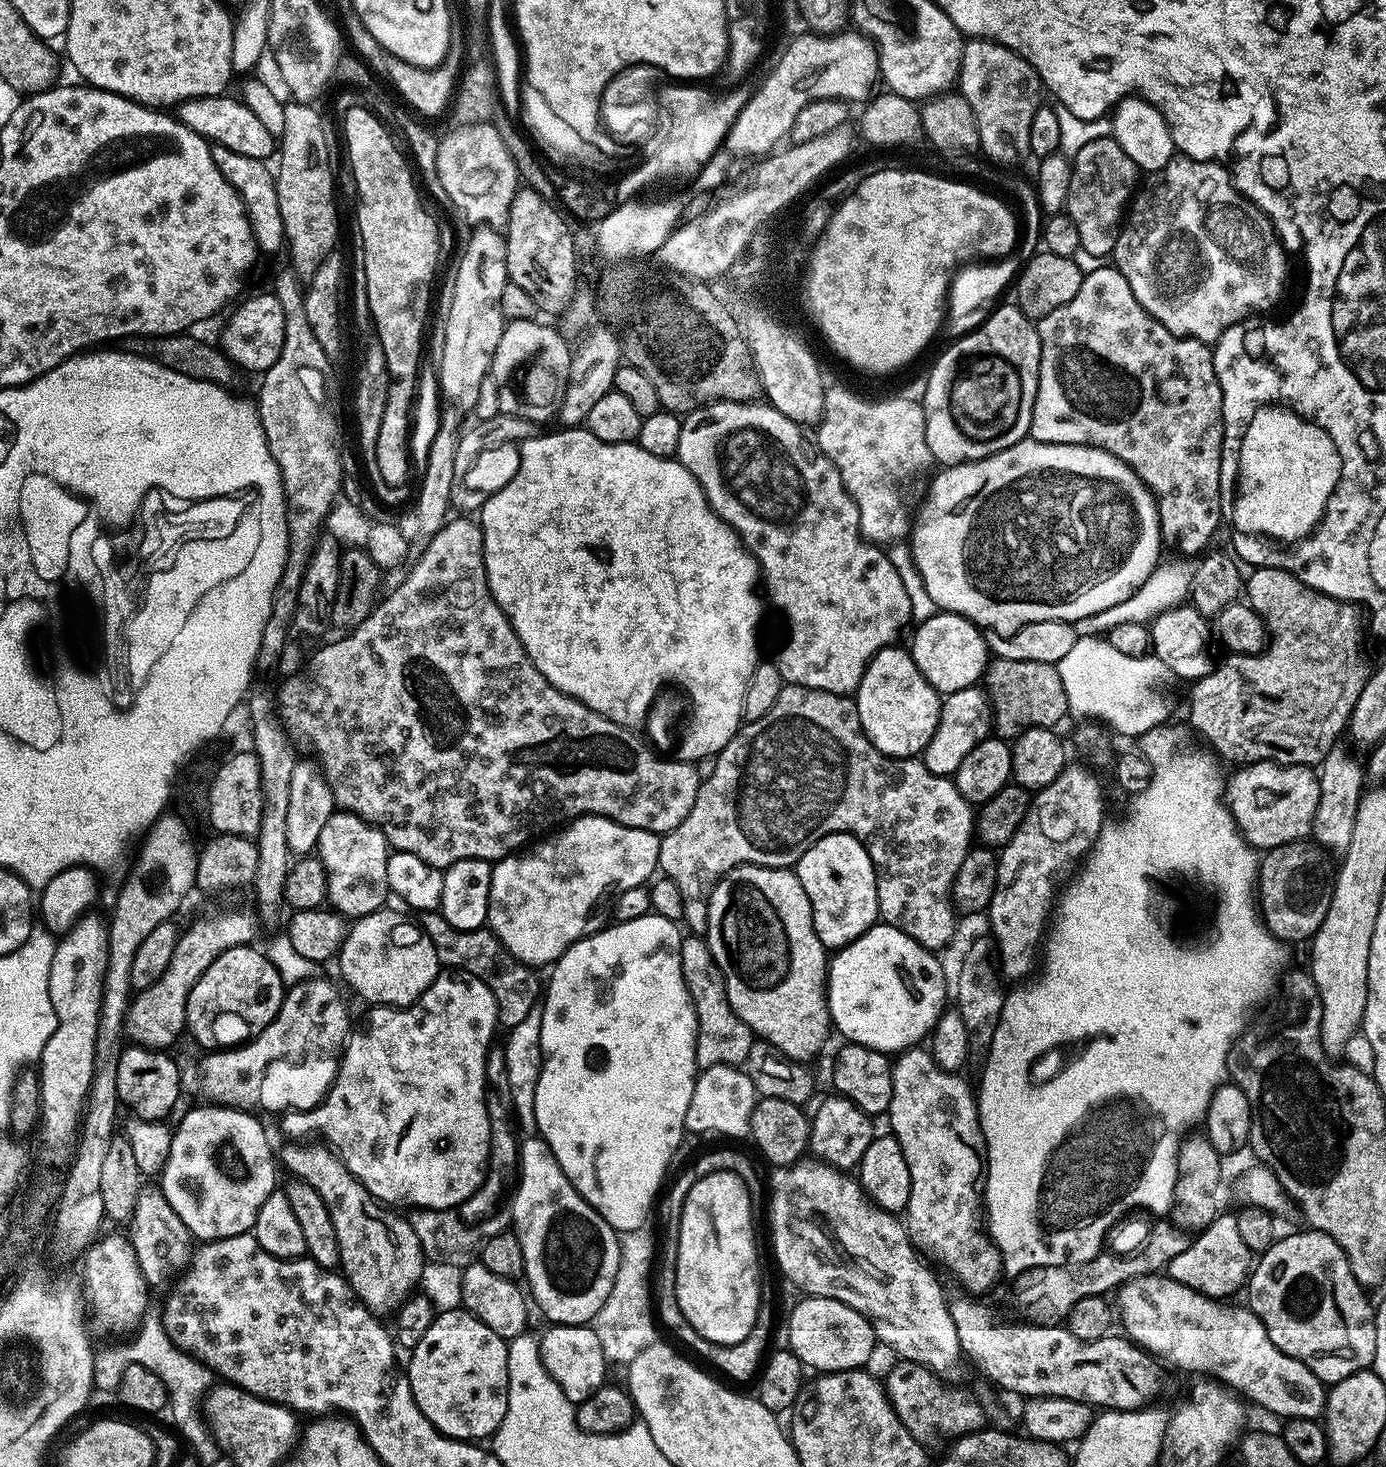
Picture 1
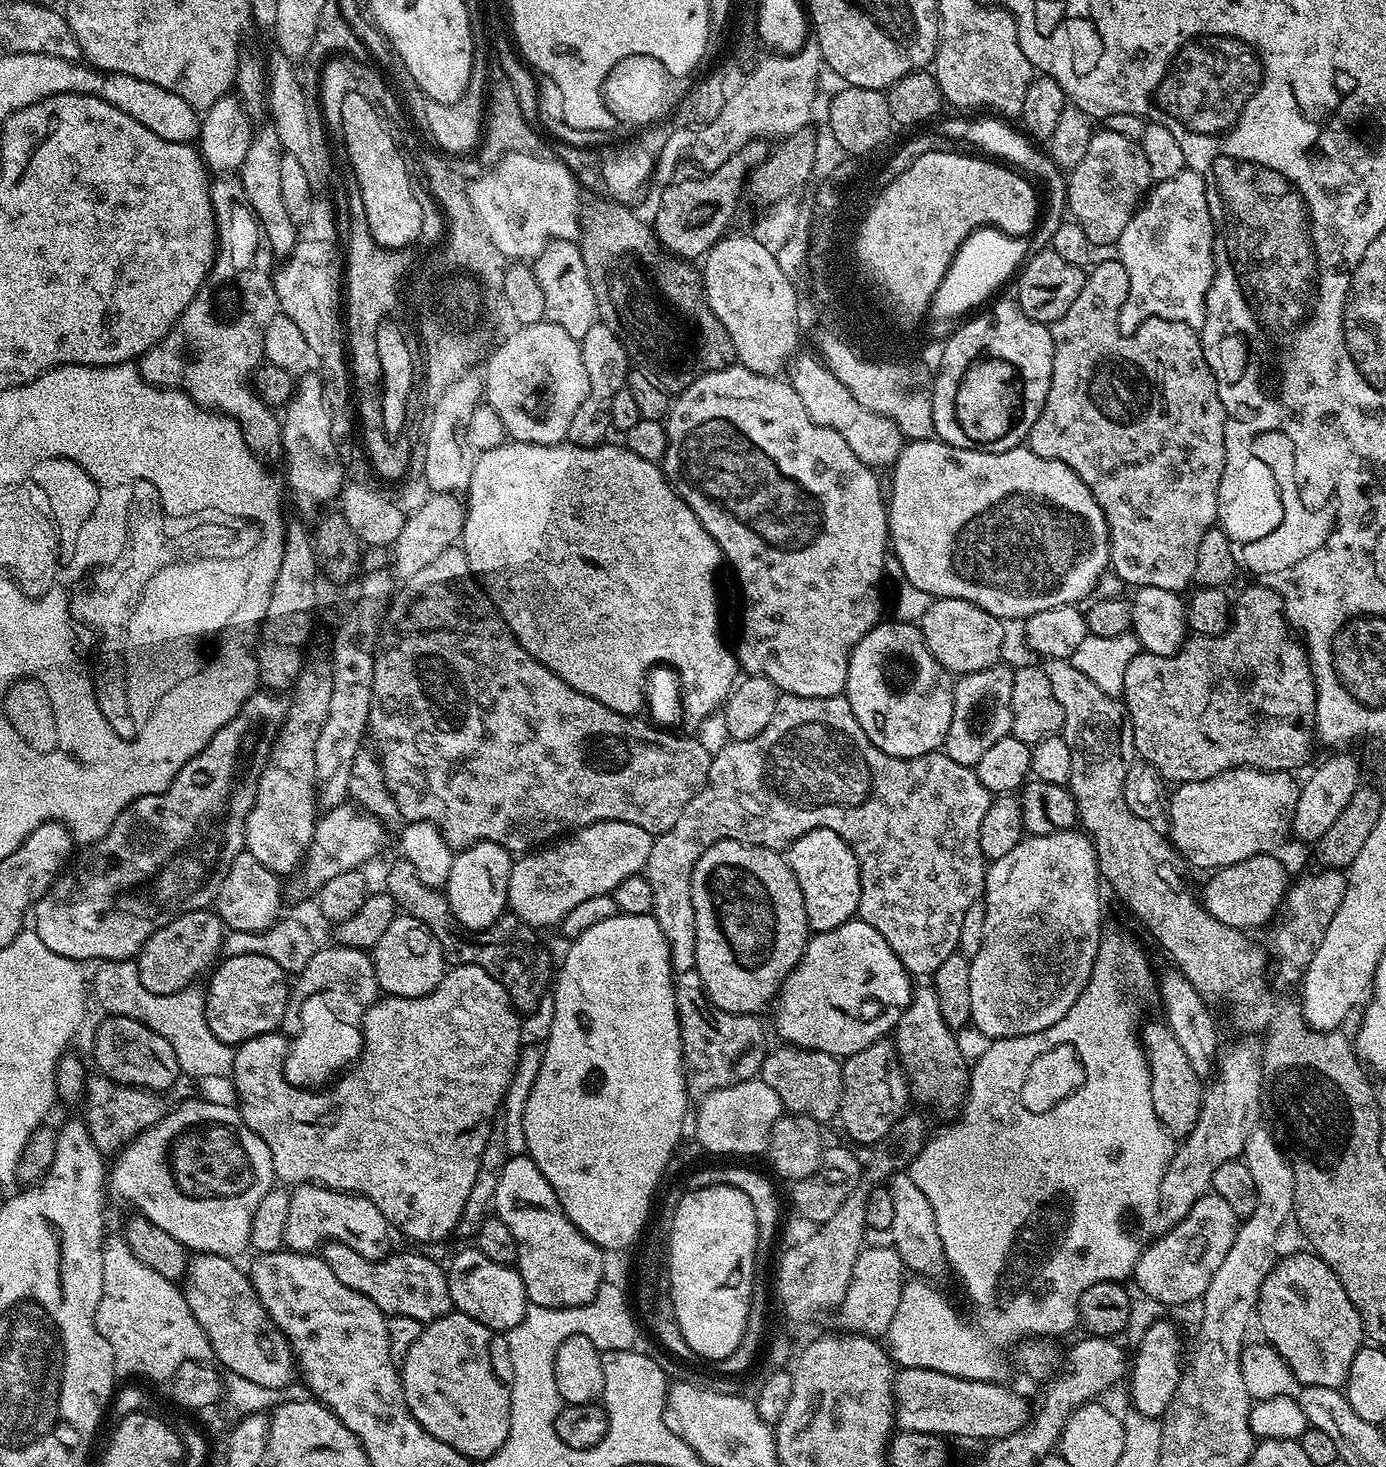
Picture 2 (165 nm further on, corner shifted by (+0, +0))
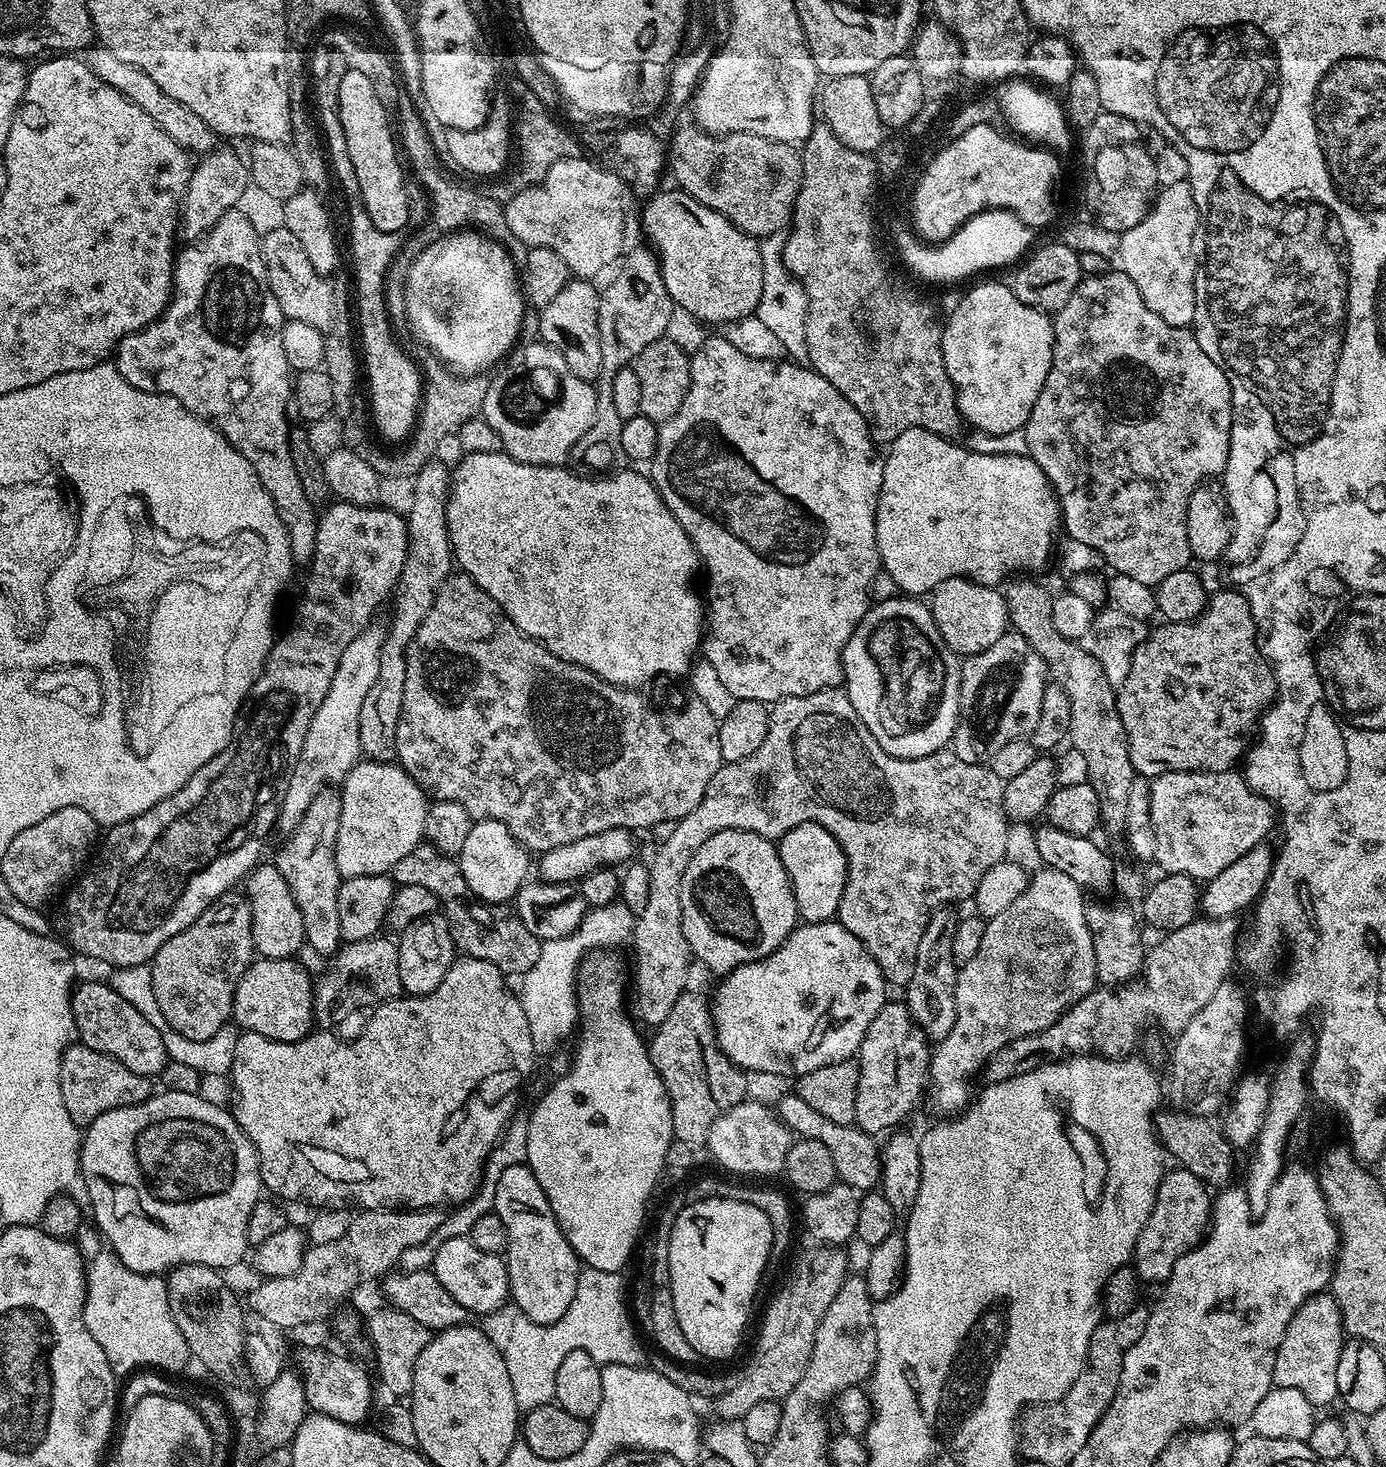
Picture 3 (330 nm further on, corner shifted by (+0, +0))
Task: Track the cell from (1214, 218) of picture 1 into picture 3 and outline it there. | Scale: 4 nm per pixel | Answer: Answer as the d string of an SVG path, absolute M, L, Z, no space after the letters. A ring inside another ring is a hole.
M1187 180L1157 191L1152 209L1130 230L1120 233L1119 271L1124 272L1138 286L1142 302L1175 328L1189 327L1196 305L1196 273L1198 256L1192 253L1196 244L1196 227L1202 224L1201 209L1194 202L1194 194Z

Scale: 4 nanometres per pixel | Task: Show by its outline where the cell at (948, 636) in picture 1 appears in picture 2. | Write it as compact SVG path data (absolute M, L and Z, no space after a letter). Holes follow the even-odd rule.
M962 598L933 599L930 610L926 610L926 614L922 614L922 618L918 621L918 627L930 654L934 654L936 661L947 672L957 677L986 670L1001 663L1005 621L998 619L994 614L986 614L986 610Z

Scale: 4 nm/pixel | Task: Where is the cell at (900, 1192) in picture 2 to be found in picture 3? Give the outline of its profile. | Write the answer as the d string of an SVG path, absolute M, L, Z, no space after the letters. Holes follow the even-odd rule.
M795 1094L784 1096L780 1100L778 1115L782 1123L788 1127L788 1131L805 1140L817 1140L830 1150L834 1157L834 1170L839 1183L850 1184L857 1190L867 1189L881 1183L881 1145L876 1145L877 1137L870 1132L864 1132L856 1127L855 1123L835 1124L830 1122L818 1110L806 1106L803 1098ZM868 1184L868 1185L867 1185Z

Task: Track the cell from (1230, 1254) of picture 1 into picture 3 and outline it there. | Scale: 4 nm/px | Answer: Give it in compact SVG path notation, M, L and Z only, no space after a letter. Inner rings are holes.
M1182 1166L1173 1169L1173 1172L1172 1169L1165 1171L1164 1177L1161 1178L1158 1194L1154 1198L1154 1210L1150 1218L1146 1218L1142 1234L1138 1234L1134 1267L1144 1282L1168 1280L1174 1270L1174 1262L1178 1262L1182 1254L1186 1254L1205 1239L1212 1218L1213 1197L1210 1195L1209 1185Z

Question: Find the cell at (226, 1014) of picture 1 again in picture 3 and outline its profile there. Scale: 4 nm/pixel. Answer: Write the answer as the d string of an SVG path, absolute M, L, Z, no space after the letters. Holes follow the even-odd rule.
M296 958L290 960L253 959L246 974L242 974L242 978L238 982L234 994L234 1006L232 1007L232 1020L235 1023L240 1023L239 1027L243 1031L262 1034L266 1038L278 1042L298 1042L313 1031L314 976L311 976L298 961L299 959Z

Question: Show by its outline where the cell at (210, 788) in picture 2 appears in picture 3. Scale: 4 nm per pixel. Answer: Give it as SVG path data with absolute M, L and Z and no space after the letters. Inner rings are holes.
M336 500L335 502L329 503L323 511L319 513L316 521L316 525L318 526L318 538L314 542L312 561L306 565L308 577L304 580L304 593L301 594L300 601L297 602L296 609L292 612L292 621L289 622L288 629L286 629L285 632L283 629L283 631L277 635L276 642L273 644L270 654L264 663L264 672L256 679L254 686L248 692L246 701L247 707L236 717L236 726L232 741L228 743L217 756L210 758L210 762L206 762L206 766L202 766L202 770L194 770L190 782L186 782L186 786L182 786L182 790L170 794L170 798L162 798L162 802L150 806L150 810L146 810L134 818L123 820L120 824L111 825L111 827L105 831L108 832L105 836L103 833L102 843L87 865L89 868L86 869L87 867L85 867L83 871L79 873L75 883L63 893L63 896L65 895L64 905L60 908L58 932L60 928L61 934L59 933L59 935L63 937L68 946L78 954L80 952L90 958L106 962L110 964L112 968L124 968L149 963L153 954L155 954L165 942L170 938L174 938L174 934L182 934L182 930L186 930L186 926L190 926L190 922L194 922L194 918L201 916L219 896L224 895L224 893L229 890L235 889L237 887L236 883L238 883L239 880L241 883L241 881L247 877L248 873L251 872L257 864L261 863L262 856L260 856L260 851L264 848L264 839L267 838L268 831L270 831L271 828L275 829L278 824L282 789L285 787L286 777L292 765L300 759L300 751L302 750L302 742L306 738L306 730L310 730L310 718L314 718L314 710L318 710L318 706L322 706L322 698L326 698L326 690L330 690L330 682L334 678L334 670L338 670L338 658L342 658L342 650L346 650L346 646L350 646L350 642L354 642L354 638L357 634L359 634L365 626L373 623L375 616L372 615L374 615L383 604L385 607L385 605L389 603L390 597L396 587L396 579L398 578L398 574L402 574L402 566L404 565L406 554L408 553L408 521L401 513L395 512L394 509L370 504L358 506L357 504L346 502L345 500Z

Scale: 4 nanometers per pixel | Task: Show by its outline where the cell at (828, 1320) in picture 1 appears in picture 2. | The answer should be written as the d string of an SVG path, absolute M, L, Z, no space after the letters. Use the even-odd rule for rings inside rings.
M866 1246L855 1260L852 1280L846 1298L839 1304L836 1315L843 1331L853 1335L883 1337L893 1322L906 1283L906 1269L896 1249L885 1246Z

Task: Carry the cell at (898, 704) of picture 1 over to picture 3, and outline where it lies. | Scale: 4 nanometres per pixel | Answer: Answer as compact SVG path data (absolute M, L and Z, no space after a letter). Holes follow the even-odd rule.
M923 599L881 600L869 607L850 642L846 642L842 687L854 710L858 710L858 718L862 718L870 734L878 738L882 750L903 760L913 760L947 749L956 734L960 717L961 663L961 657L946 646L932 617L932 609Z

